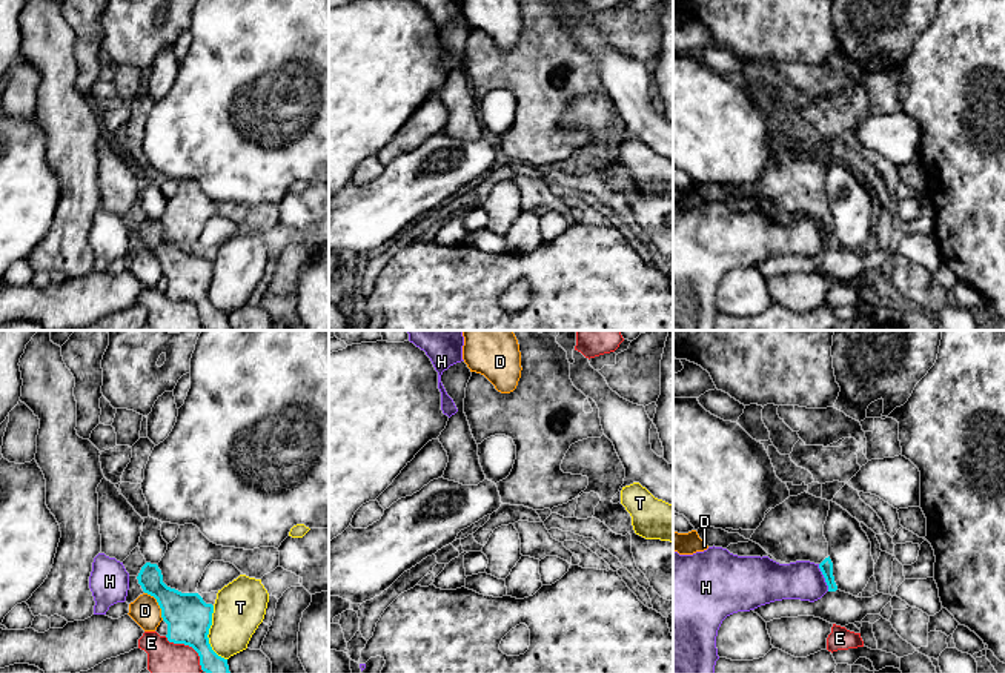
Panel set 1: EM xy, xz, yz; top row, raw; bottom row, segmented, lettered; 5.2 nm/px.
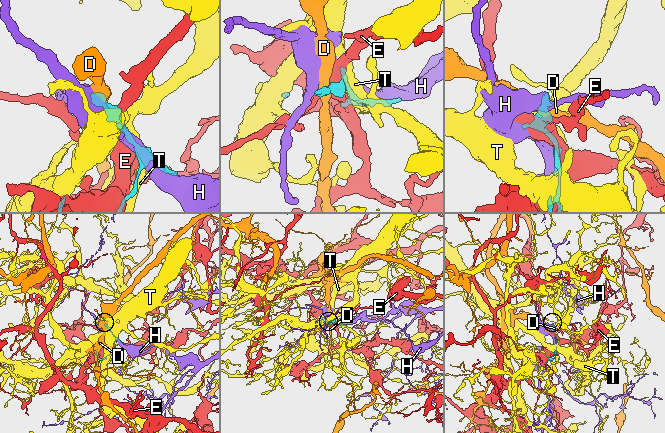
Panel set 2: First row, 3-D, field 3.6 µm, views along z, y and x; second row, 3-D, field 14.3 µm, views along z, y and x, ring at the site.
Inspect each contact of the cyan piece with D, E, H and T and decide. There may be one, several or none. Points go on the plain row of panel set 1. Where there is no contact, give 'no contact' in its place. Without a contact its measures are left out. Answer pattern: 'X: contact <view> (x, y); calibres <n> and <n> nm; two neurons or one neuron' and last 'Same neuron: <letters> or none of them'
D: contact xy (159, 260); calibres 240 and 160 nm; two neurons
E: contact xy (189, 301); calibres 240 and 260 nm; two neurons
H: contact yz (824, 232); calibres 70 and 200 nm; two neurons
T: contact xy (208, 289); calibres 240 and 260 nm; two neurons
Same neuron: none of them

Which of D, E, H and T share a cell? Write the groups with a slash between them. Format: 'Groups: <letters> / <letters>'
Groups: D / E / H / T

